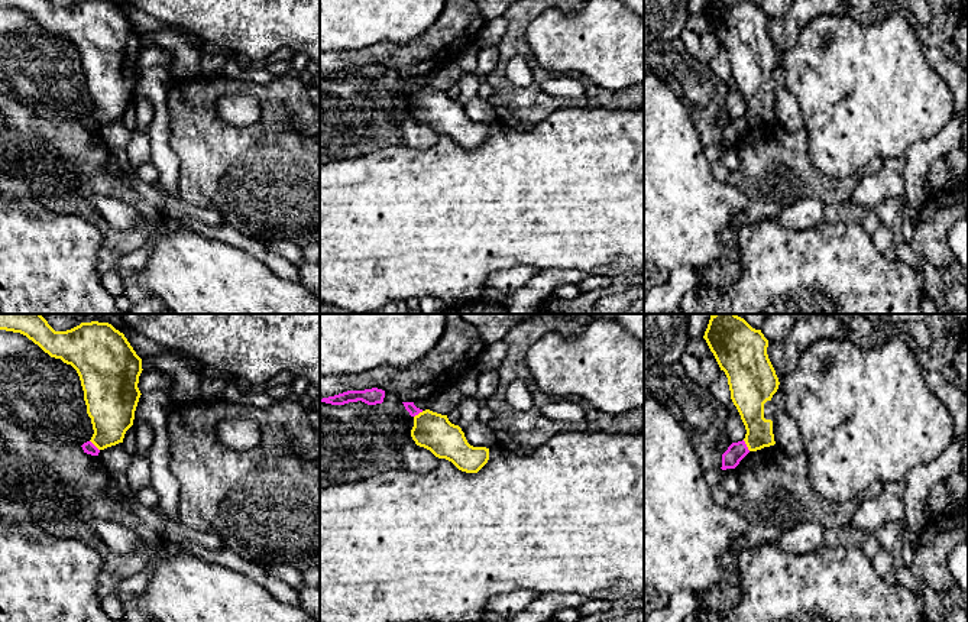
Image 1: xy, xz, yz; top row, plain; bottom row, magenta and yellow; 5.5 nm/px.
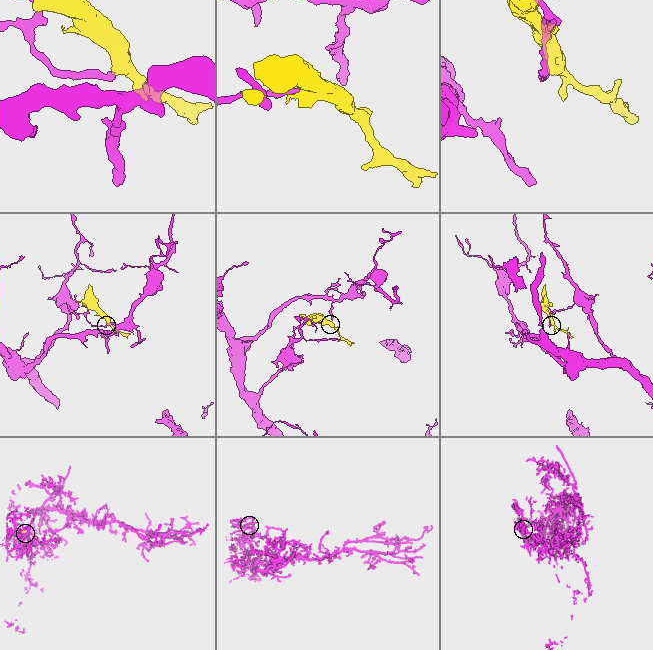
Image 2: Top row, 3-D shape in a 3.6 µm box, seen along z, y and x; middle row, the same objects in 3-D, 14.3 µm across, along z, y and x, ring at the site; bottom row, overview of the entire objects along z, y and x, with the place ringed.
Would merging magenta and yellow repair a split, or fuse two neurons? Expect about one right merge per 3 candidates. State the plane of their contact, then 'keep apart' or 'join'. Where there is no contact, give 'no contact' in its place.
contact in yz; keep apart

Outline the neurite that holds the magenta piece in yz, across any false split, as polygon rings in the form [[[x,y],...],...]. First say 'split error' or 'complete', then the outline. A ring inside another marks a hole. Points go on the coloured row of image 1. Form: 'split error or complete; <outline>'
complete; [[[745,441],[732,443],[722,454],[722,470],[735,469],[739,461],[750,453]]]

